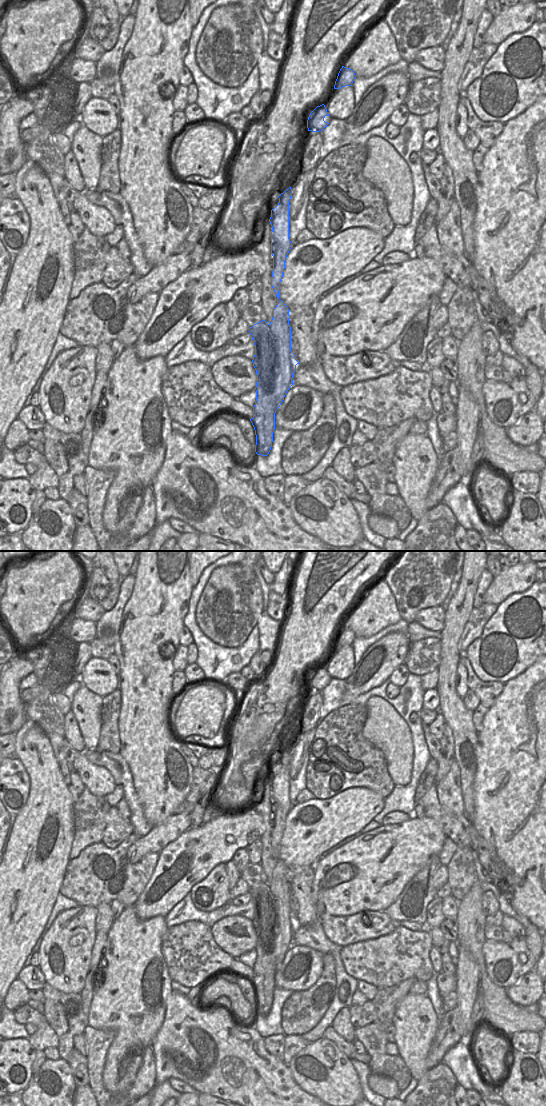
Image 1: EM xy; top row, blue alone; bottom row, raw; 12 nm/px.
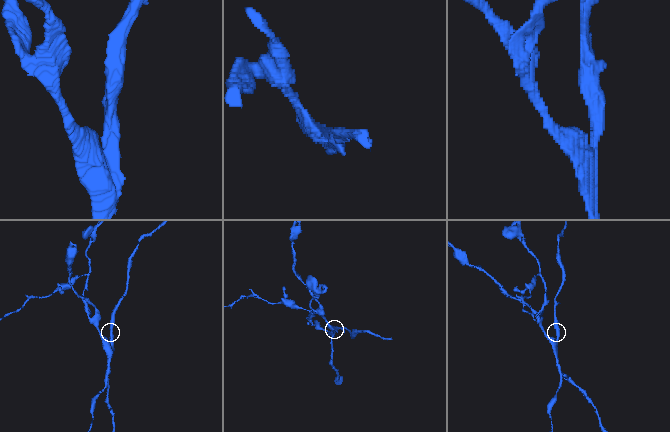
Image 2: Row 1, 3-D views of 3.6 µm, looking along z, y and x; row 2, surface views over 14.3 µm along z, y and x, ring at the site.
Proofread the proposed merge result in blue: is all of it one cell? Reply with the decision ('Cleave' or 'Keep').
Cleave.

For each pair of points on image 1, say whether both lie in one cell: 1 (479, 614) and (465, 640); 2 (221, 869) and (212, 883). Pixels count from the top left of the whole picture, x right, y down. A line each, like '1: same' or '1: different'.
1: same
2: same

